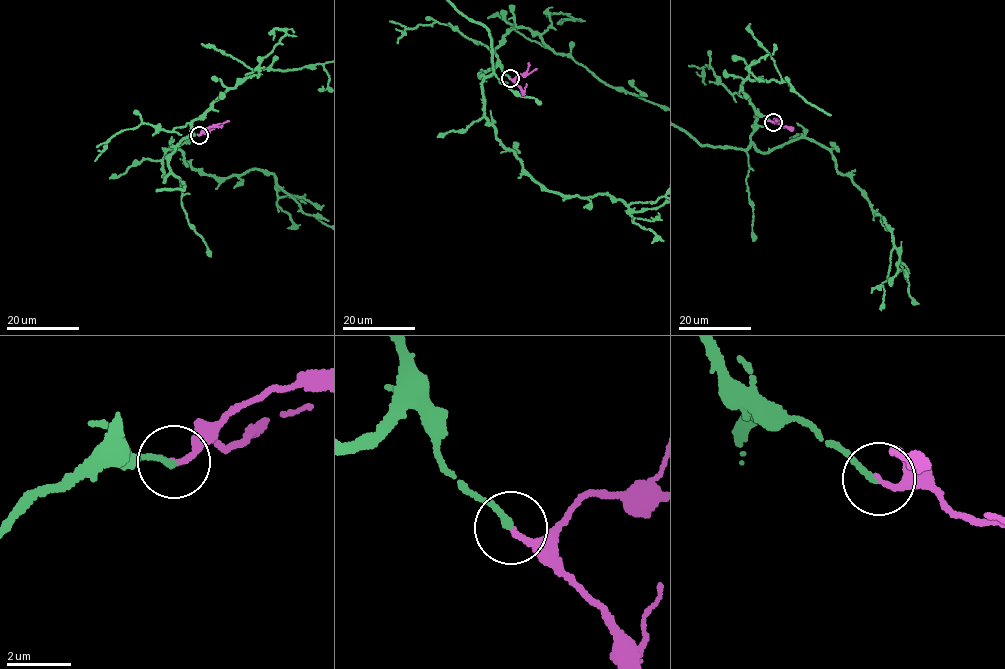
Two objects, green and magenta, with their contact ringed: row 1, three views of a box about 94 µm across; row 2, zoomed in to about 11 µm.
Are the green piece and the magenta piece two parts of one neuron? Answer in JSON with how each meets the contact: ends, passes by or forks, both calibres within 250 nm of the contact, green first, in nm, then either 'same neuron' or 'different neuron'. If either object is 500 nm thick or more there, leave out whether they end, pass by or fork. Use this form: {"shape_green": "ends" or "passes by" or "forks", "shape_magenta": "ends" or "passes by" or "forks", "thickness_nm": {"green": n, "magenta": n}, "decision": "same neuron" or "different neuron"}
{"shape_green": "ends", "shape_magenta": "ends", "thickness_nm": {"green": 180, "magenta": 180}, "decision": "same neuron"}

